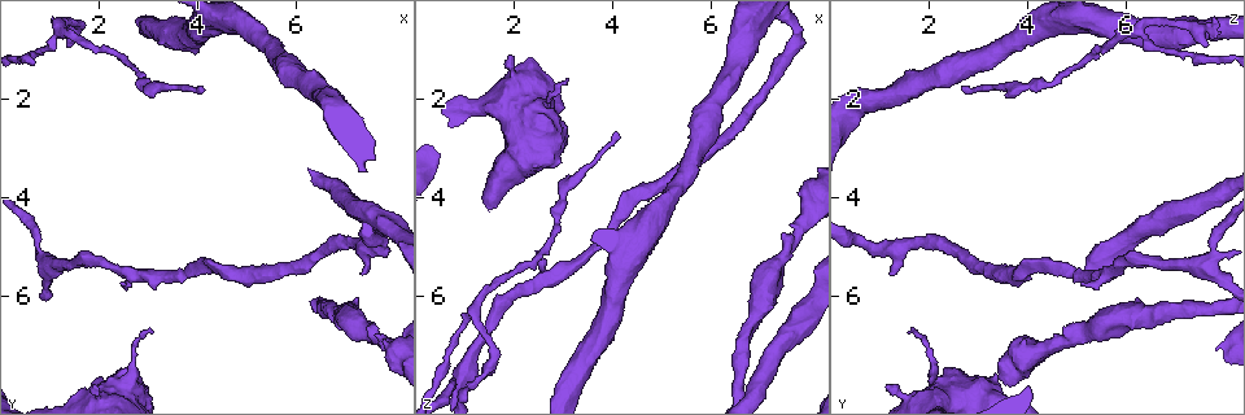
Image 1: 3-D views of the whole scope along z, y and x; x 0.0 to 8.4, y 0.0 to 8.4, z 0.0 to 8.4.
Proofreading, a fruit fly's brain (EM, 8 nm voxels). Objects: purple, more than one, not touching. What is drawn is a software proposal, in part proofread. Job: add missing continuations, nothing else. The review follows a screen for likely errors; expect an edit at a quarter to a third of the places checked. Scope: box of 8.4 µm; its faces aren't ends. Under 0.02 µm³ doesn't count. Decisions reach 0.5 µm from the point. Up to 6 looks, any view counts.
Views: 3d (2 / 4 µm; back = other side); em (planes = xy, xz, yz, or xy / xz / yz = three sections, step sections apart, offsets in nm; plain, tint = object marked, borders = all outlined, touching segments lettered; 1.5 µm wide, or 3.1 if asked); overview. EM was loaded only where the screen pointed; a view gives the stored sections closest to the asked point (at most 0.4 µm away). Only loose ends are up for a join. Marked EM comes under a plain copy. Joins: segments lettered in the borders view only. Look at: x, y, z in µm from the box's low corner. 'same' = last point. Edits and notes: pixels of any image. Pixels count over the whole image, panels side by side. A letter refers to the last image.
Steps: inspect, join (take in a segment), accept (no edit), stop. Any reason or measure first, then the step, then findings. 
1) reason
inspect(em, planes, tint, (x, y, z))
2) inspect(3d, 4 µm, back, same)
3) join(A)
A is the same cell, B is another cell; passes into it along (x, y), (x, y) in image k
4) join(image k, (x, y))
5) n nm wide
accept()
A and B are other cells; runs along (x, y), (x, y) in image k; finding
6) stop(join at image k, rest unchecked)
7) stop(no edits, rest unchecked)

branch stops here
inspect(3d, 2 µm, back, (7.35, 5.55, 1.25))

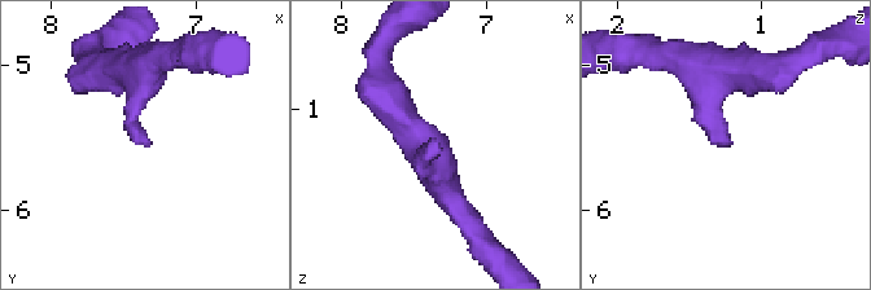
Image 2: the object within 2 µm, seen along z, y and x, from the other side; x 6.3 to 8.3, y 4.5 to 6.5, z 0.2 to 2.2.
need the tissue
inspect(em, xz, step 4, tint, (7.32, 5.56, 1.24))

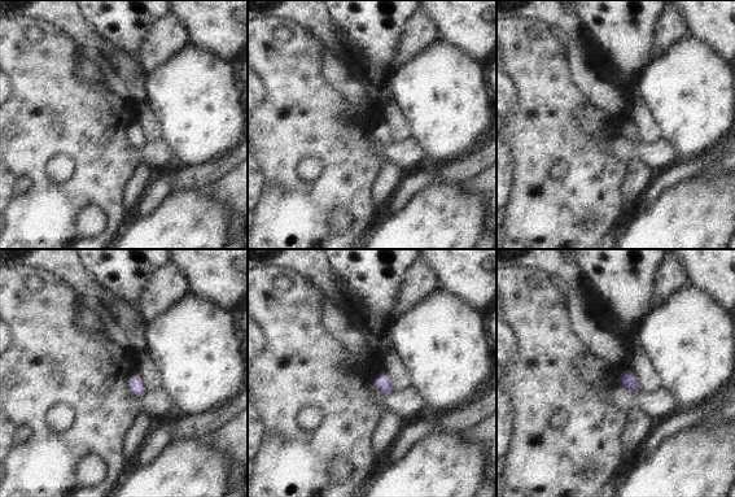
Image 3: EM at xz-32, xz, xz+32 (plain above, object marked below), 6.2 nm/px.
inspect(em, planes, borders, same)

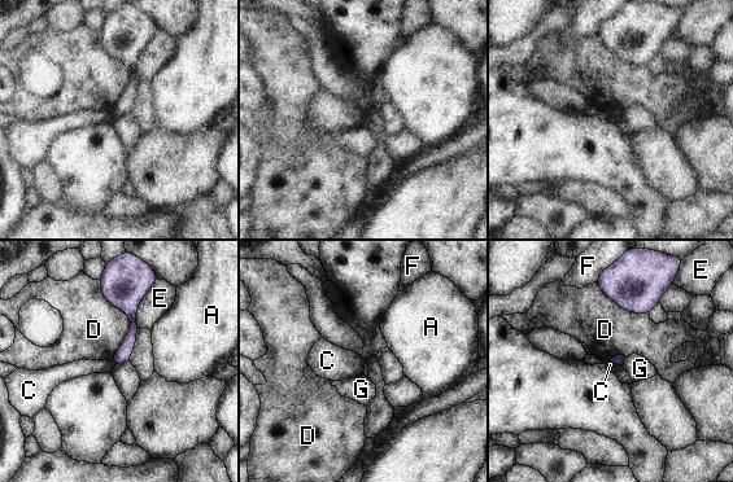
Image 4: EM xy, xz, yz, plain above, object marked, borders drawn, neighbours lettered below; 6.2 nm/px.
accept()
A, C, D, E, F and G are other cells; no lettered segment goes on from it

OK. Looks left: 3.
an open end
inspect(3d, 4 µm, (4.10, 1.80, 2.65))

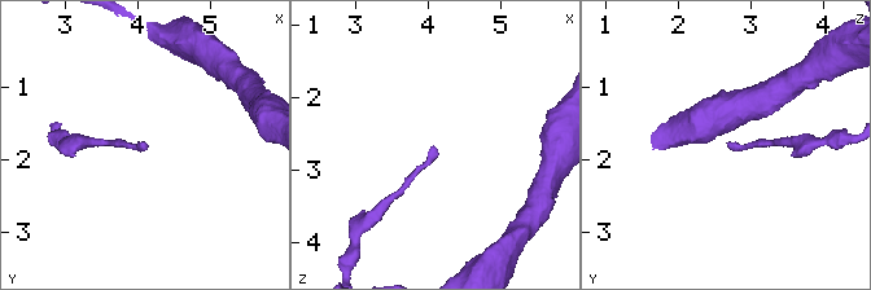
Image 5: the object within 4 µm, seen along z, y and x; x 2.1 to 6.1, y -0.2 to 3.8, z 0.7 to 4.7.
need the tissue
inspect(em, xz, step 4, borders, (4.05, 1.70, 2.70))

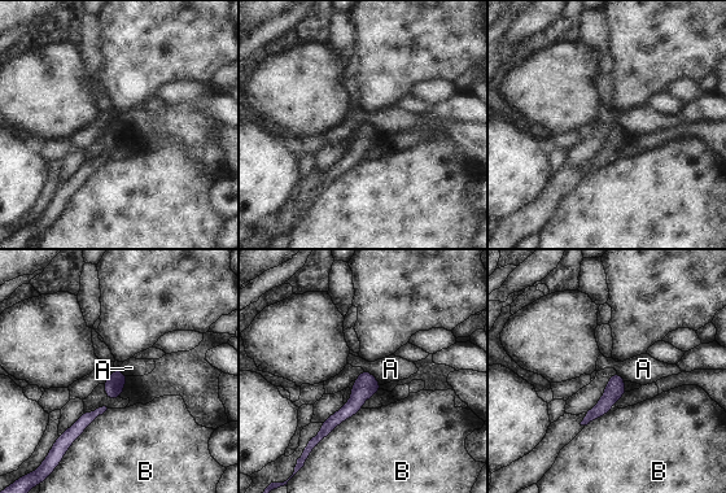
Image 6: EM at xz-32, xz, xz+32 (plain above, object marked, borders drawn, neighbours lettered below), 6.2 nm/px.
B touches over 380 nm
accept()
A and B are other cells; no lettered segment goes on from it

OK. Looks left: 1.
thin end
inspect(em, planes, borders, (3.05, 6.70, 1.60))

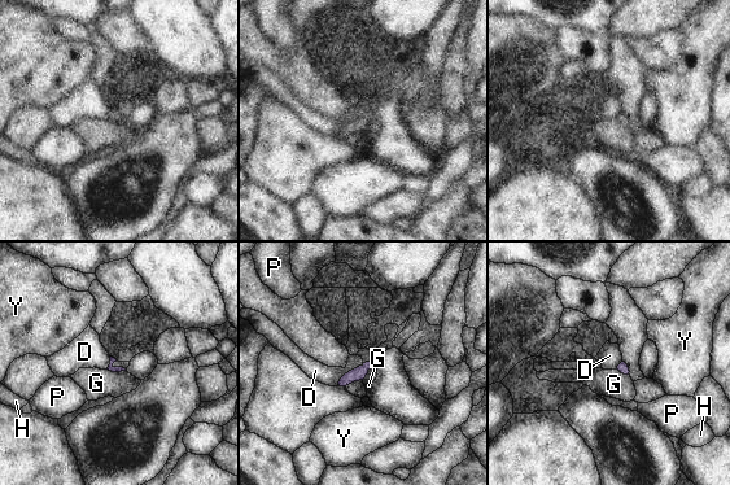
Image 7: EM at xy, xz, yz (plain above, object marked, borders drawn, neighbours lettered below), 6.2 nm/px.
accept()
D, G, H, P and Y are other cells; border along (363, 363), (348, 370), (335, 385) in image 7; none of them fits

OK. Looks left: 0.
stop(no edits, rest unchecked)

